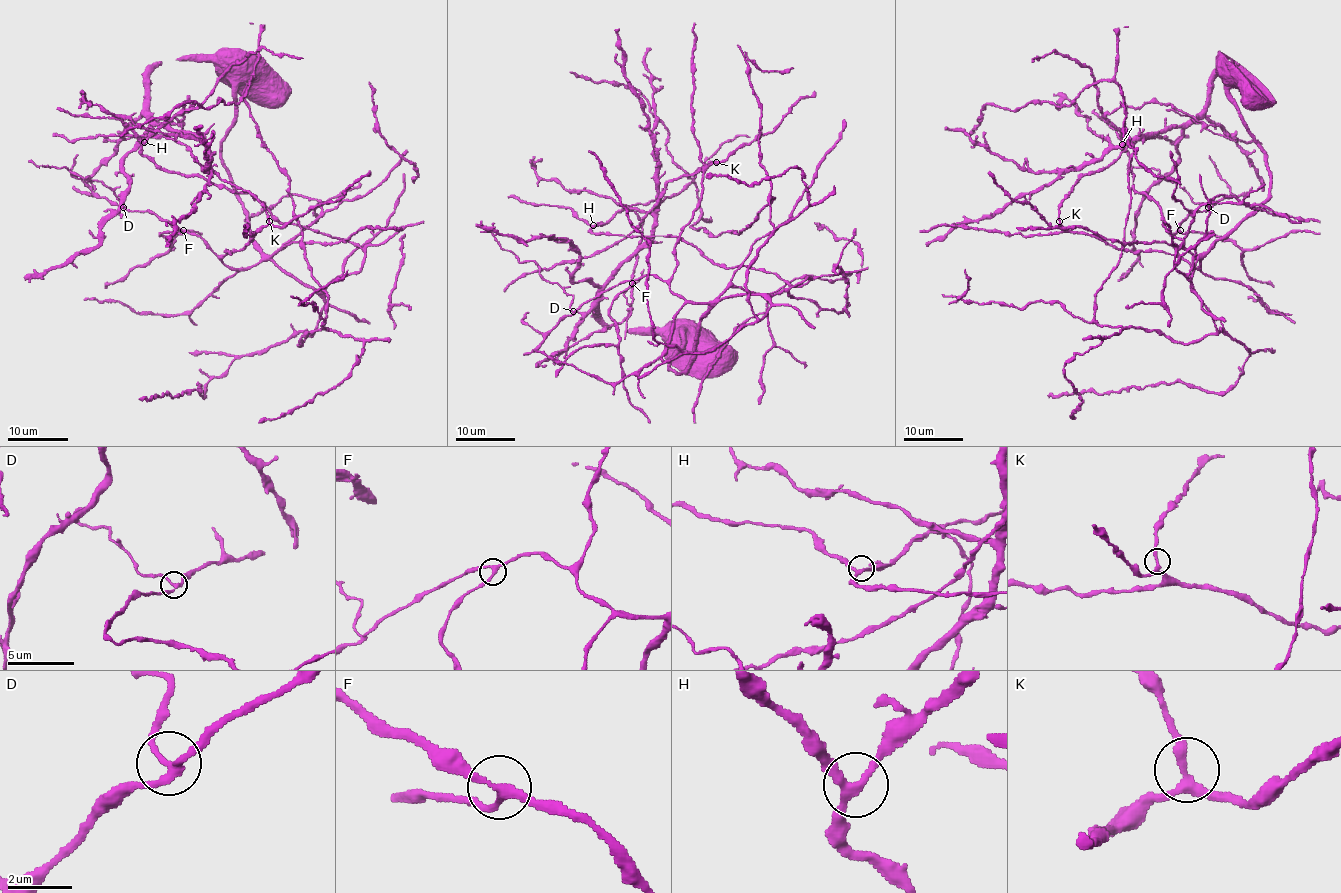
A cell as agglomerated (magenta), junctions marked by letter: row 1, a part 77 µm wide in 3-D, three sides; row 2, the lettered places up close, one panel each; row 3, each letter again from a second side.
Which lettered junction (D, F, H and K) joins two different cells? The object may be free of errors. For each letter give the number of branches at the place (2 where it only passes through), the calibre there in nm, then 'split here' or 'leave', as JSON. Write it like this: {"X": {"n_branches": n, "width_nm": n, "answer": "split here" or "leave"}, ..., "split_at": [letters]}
{"D": {"n_branches": 3, "width_nm": 220, "answer": "split here"}, "F": {"n_branches": 3, "width_nm": 240, "answer": "leave"}, "H": {"n_branches": 3, "width_nm": 240, "answer": "leave"}, "K": {"n_branches": 3, "width_nm": 280, "answer": "leave"}, "split_at": ["D"]}

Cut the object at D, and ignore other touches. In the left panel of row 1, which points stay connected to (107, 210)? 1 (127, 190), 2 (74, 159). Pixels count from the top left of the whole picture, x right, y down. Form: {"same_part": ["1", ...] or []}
{"same_part": ["1", "2"]}

